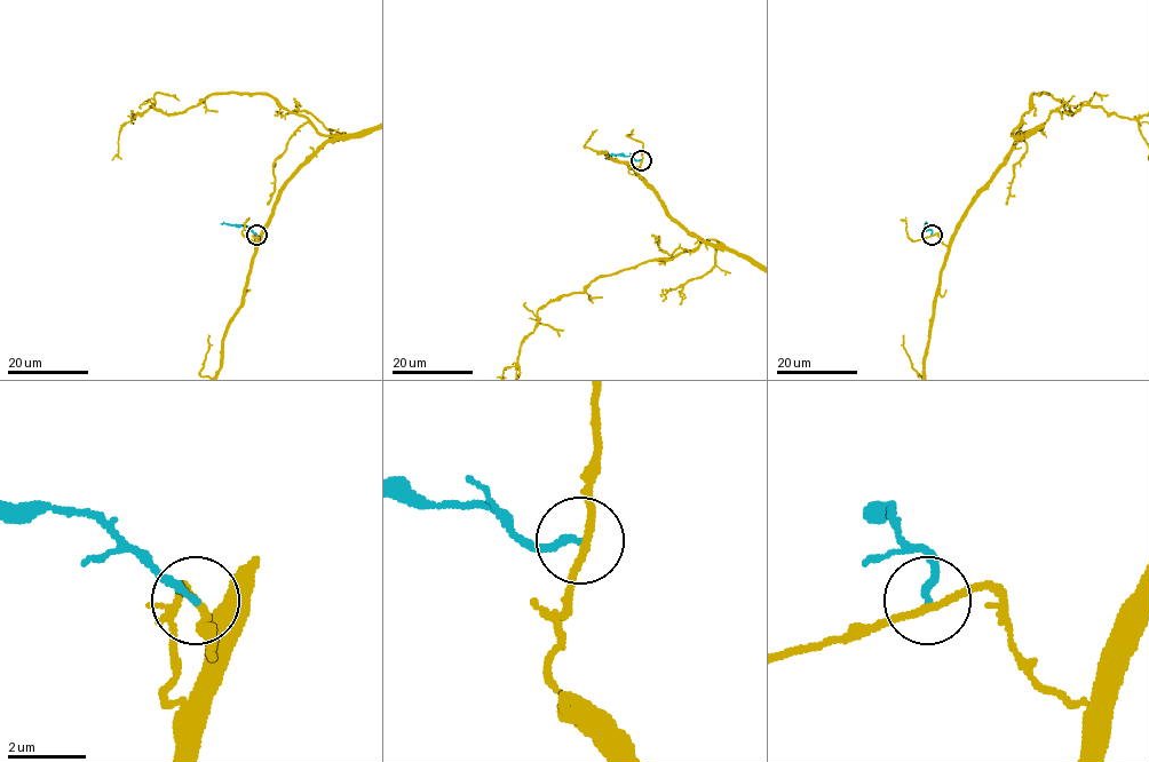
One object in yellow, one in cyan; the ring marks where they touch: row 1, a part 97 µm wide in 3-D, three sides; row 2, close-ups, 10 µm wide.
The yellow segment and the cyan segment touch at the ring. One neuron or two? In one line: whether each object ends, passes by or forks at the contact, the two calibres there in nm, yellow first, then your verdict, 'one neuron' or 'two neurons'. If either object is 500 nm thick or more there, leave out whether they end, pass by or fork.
yellow passes by | cyan ends | 170/190 nm | two neurons

